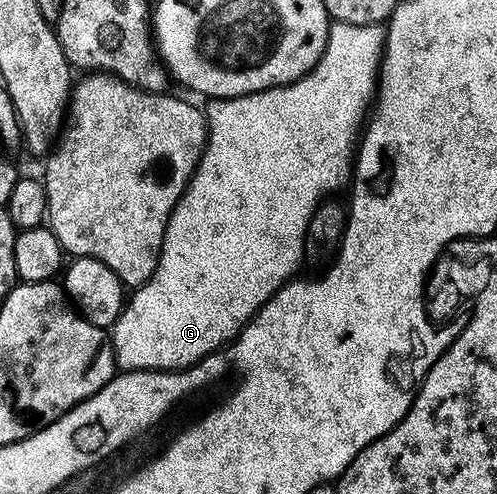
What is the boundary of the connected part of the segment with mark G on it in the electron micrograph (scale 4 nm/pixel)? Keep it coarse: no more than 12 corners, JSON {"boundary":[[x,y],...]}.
{"boundary":[[386,29],[211,99],[117,367],[226,347],[352,176]]}

